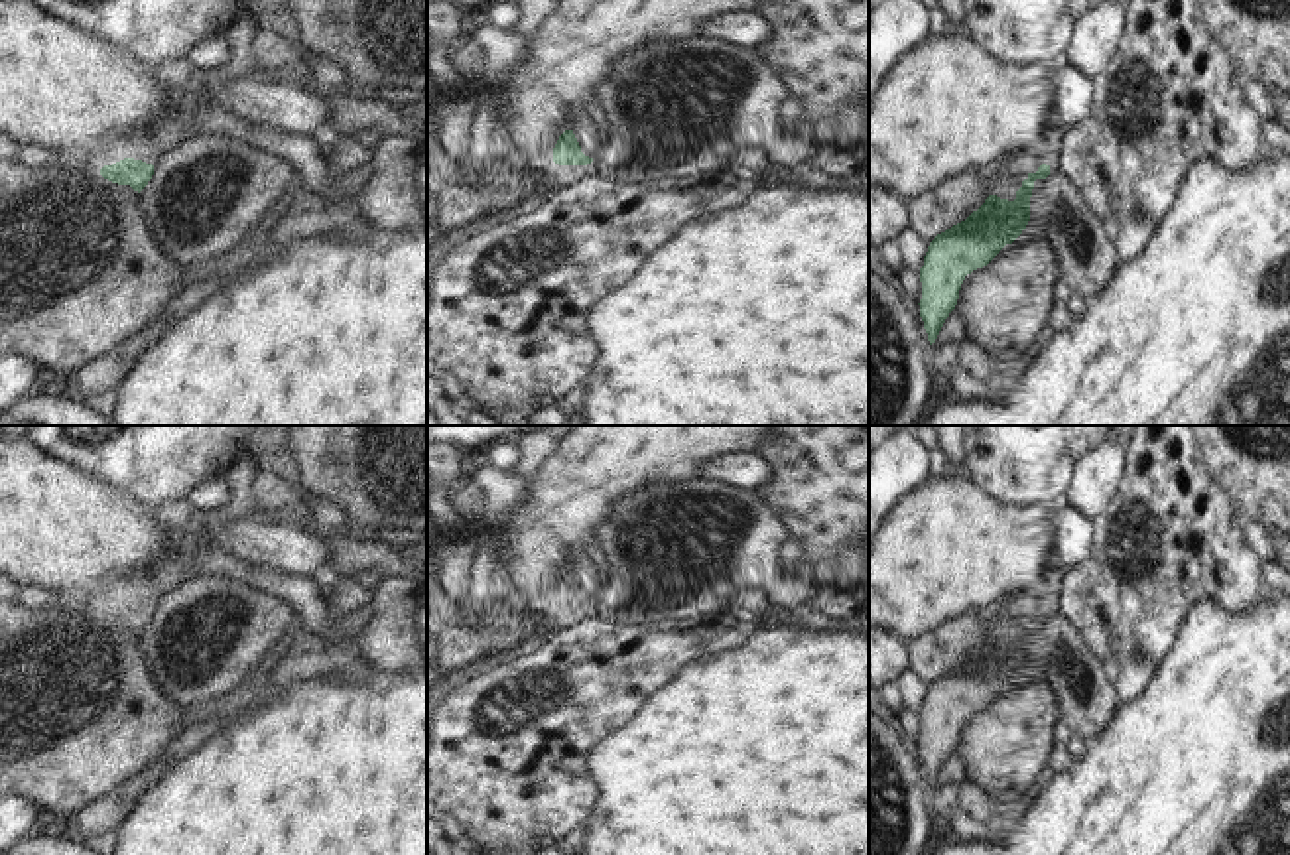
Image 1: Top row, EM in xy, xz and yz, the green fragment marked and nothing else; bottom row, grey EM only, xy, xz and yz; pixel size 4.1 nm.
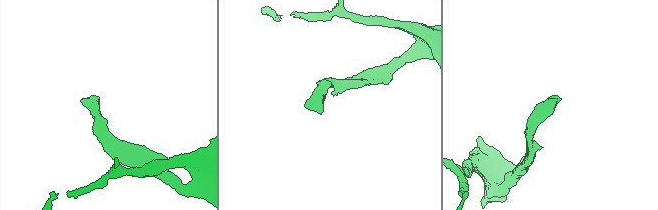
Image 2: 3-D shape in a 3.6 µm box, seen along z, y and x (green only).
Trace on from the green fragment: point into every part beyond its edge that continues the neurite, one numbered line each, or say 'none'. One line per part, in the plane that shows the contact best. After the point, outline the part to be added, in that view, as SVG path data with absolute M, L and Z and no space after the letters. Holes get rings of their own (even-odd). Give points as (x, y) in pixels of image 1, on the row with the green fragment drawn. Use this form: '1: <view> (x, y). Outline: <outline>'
1: xz (558, 176). Outline: M595 160L587 165L559 165L555 162L549 164L549 169L544 173L544 177L549 183L549 191L546 199L551 199L559 189L567 185L575 185L583 181L585 177L593 175Z

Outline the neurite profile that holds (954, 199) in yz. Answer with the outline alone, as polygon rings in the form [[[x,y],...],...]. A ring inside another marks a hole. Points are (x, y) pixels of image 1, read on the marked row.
[[[975,169],[943,179],[908,201],[910,225],[930,242],[965,221],[989,195],[1014,201],[1028,173],[981,179]]]

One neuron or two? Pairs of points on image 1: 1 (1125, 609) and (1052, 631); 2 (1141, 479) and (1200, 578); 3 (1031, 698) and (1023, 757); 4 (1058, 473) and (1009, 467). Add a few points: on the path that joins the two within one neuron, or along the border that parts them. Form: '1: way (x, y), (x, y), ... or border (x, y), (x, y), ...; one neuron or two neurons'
1: border (1058, 607), (1099, 664); two neurons
2: way (1164, 503), (1170, 517), (1170, 542), (1182, 554); one neuron
3: way (1027, 712), (1023, 716), (1023, 743); one neuron
4: way (1046, 469), (1021, 467); one neuron

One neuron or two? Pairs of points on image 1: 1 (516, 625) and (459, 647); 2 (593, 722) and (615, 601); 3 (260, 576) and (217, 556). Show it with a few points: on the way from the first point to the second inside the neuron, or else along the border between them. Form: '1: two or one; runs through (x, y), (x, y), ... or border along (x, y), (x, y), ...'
1: one; runs through (503, 625), (473, 633)
2: two; border along (593, 613), (621, 625), (658, 621)
3: one; runs through (251, 572), (227, 562)

